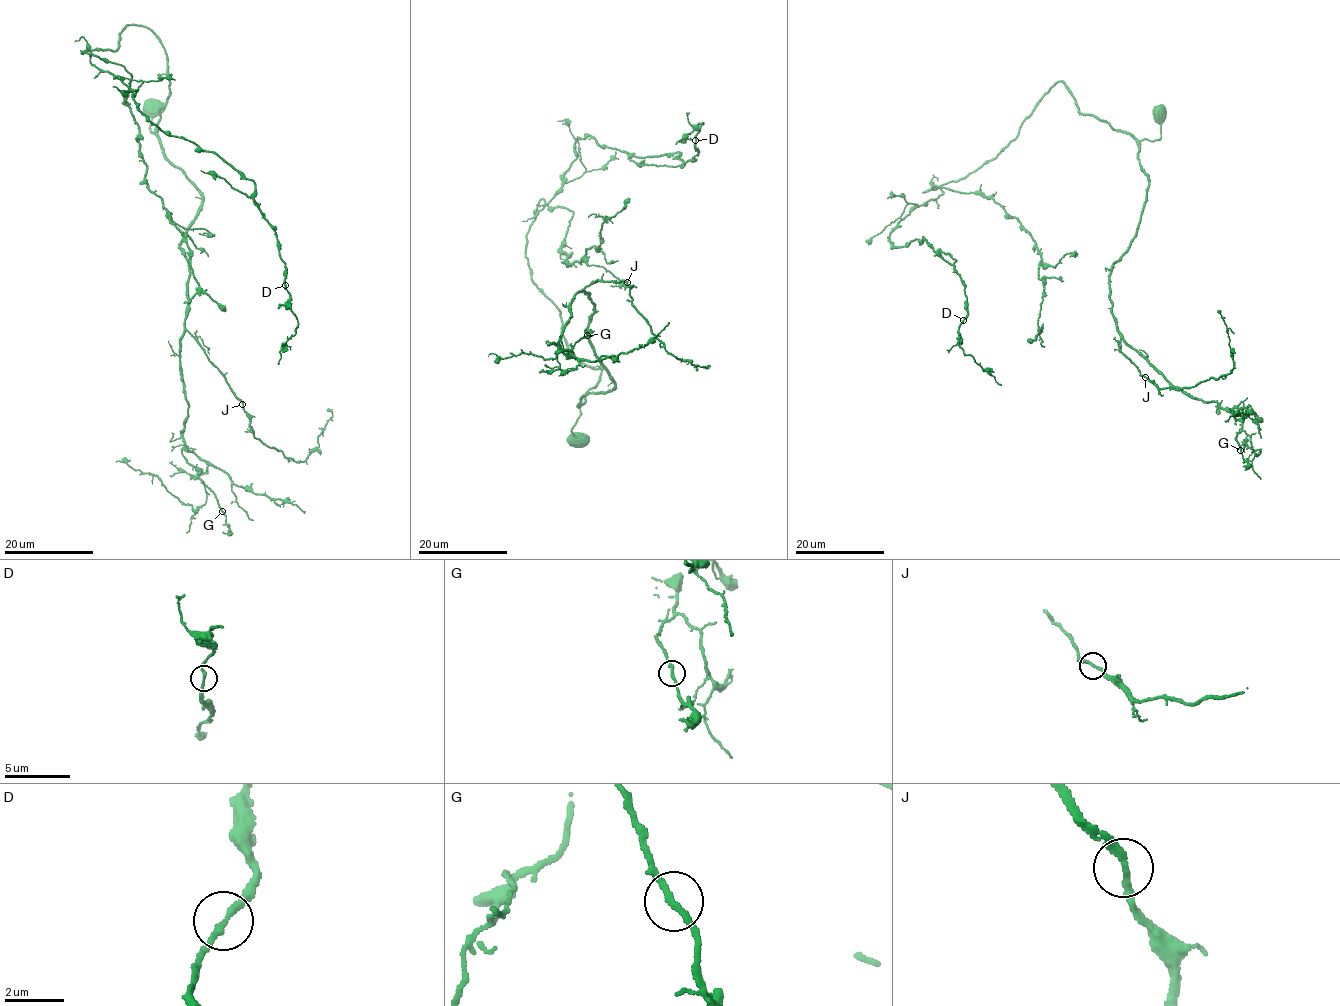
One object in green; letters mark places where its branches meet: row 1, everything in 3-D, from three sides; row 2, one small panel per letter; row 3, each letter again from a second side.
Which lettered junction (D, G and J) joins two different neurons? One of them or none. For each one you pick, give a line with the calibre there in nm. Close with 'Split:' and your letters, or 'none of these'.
Split: none of these

